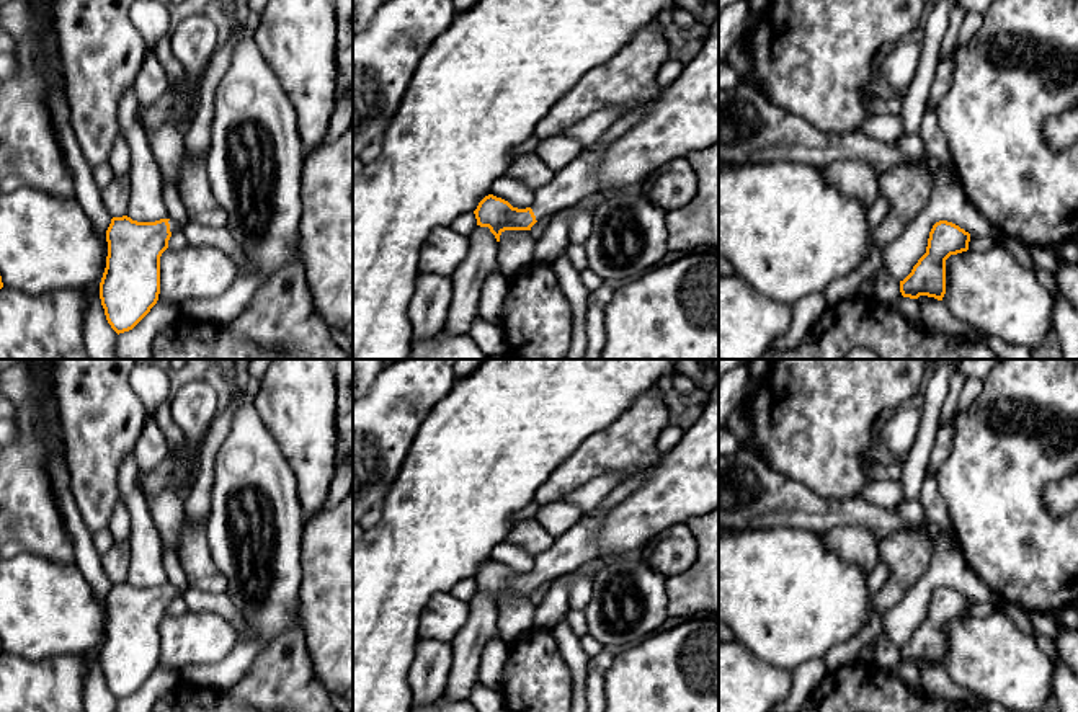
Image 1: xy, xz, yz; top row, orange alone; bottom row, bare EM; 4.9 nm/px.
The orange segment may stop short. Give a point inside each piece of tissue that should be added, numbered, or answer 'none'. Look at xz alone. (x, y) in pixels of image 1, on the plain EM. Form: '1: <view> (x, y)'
1: xz (575, 547)

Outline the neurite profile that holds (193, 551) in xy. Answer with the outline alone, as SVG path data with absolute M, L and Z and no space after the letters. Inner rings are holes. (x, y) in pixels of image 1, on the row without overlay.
M185 518L175 552L189 586L212 594L227 591L227 576L216 567L207 544L207 519L189 521Z

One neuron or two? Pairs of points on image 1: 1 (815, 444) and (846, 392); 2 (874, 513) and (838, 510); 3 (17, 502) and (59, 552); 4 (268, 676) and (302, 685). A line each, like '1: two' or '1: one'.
1: one
2: one
3: one
4: one

